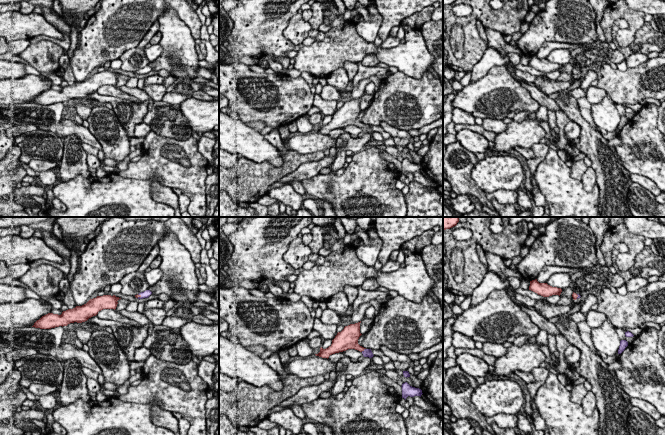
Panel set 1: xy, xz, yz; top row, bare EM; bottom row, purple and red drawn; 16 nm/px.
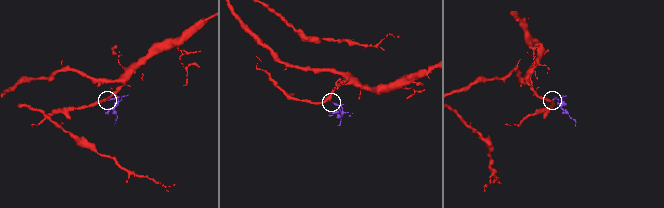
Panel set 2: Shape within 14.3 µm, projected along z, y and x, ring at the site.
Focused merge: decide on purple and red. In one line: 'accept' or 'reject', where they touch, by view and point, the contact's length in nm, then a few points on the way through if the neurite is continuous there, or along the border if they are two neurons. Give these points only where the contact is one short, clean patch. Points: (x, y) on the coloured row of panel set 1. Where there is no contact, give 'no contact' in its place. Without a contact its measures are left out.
accept; meets purple in xz at (364, 349); contact 100 nm long; runs through xz (367, 352), (364, 349), (357, 347), (351, 341)

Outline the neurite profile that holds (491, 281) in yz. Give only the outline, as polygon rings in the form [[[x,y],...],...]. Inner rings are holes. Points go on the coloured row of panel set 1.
[[[488,270],[481,284],[474,289],[471,295],[470,307],[486,300],[494,290],[502,290],[506,287],[510,287],[508,278],[501,279],[496,273]]]

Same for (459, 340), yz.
[[[454,332],[452,335],[452,346],[454,348],[475,348],[475,341],[470,337],[461,334],[459,332]]]

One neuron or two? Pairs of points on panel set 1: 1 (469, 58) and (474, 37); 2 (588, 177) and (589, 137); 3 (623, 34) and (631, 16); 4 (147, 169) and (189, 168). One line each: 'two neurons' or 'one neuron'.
1: one neuron
2: two neurons
3: one neuron
4: one neuron

